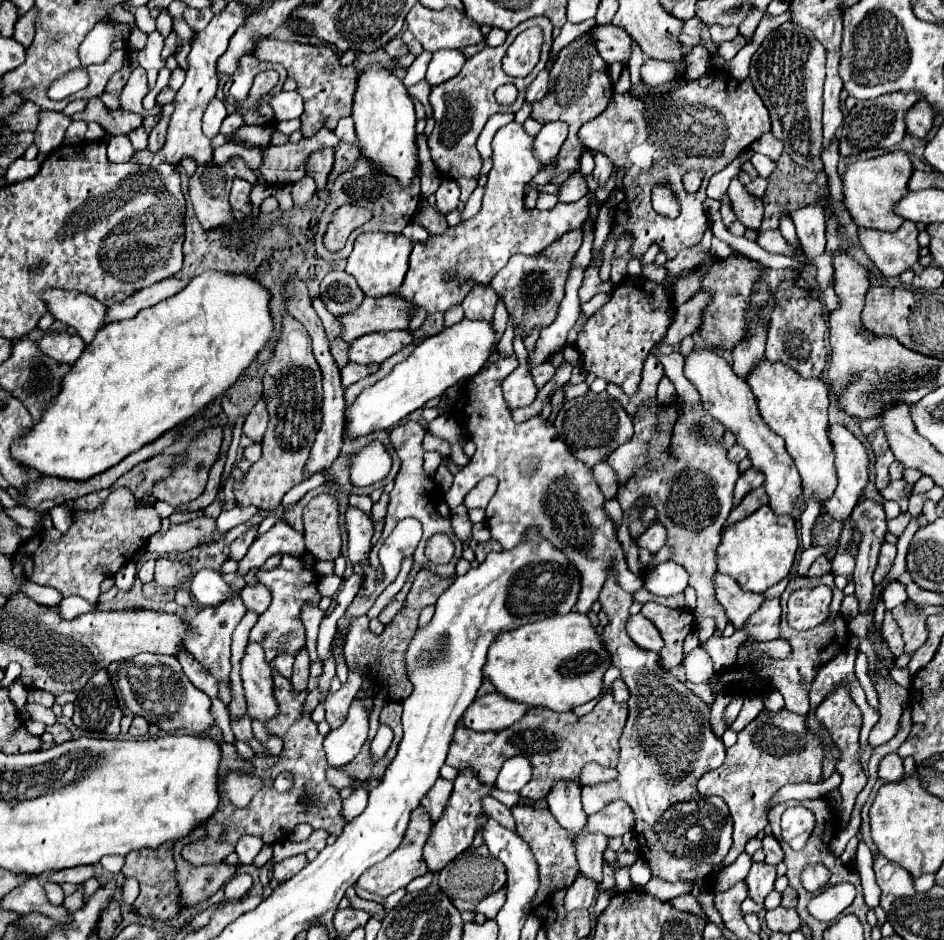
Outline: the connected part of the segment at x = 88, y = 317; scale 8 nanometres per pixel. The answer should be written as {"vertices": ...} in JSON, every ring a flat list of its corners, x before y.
{"vertices":[[46,288,42,300,48,306,48,312,62,324,74,326,86,344,90,344,104,326,106,306,84,292]]}

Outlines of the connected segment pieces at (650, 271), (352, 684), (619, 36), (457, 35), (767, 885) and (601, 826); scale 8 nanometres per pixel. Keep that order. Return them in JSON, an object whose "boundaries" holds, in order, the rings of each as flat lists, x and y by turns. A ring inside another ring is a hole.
{"boundaries":[[[648,264,642,268,642,276,654,282,664,282,668,278,668,272,664,266,656,266,656,264]],[[350,672,348,682,342,684,342,688,334,694,328,694,324,700,324,708,326,708,326,722,332,728,338,728,348,714,348,708,356,696,356,692,362,686,362,676,358,672]],[[592,26,590,30,590,38,598,50,598,54,606,60,606,64,610,62,620,62,626,56,630,56,630,36,618,28,618,26]],[[416,4,408,16,408,30,416,40,422,42,424,50,438,52,444,48,462,48,468,44,478,44,484,40,480,24,464,16,452,6,436,12,428,10,422,4]],[[754,862,748,876,744,878,748,896,756,902,762,904,764,898,774,890,774,880,777,878,775,866,768,866,766,862]],[[614,800,604,806,602,814,592,814,588,818,588,830,602,832,606,836,624,836,634,830,632,808,624,800]]]}

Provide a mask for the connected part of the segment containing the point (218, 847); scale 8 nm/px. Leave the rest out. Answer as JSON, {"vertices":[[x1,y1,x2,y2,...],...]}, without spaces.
{"vertices":[[276,670,272,672,272,678,274,678,278,714,266,722,266,730,284,740,284,754,254,756,250,762,240,760,240,766,234,766,234,768,254,770,256,774,264,774,268,778,272,778,272,774,280,774,282,770,288,770,294,778,294,784,288,792,276,792,272,788,264,788,264,790,260,790,260,794,256,794,256,798,252,798,252,802,246,808,236,808,222,794,218,810,214,812,214,816,210,816,210,820,204,822,204,828,208,832,206,838,186,844,182,848,184,860,188,860,192,864,212,864,212,860,224,860,228,854,234,852,236,842,244,834,258,836,266,844,274,844,274,842,282,840,282,834,290,834,294,830,294,826,300,822,306,822,312,828,326,828,330,834,336,834,336,836,340,836,340,832,344,828,344,820,340,816,338,790,332,788,324,778,324,772,328,768,324,748,322,748,324,738,318,734,316,724,308,716,306,718,298,716,298,720,290,726,290,692,292,692,290,680,280,676]]}

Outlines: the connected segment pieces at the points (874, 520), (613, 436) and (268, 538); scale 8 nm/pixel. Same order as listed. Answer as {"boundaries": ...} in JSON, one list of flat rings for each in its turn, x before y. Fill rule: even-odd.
{"boundaries":[[[864,500,860,502,852,518,856,522,856,530,862,532,862,542,860,542,860,552,856,556,856,568,854,568,854,582,856,582,856,596,860,600,860,612,866,612,866,608,872,602,872,572,876,568,878,552,884,542,884,536,888,532,886,526,886,514,880,502,874,500]],[[586,392,584,396,566,402,564,408,558,412,554,426,562,440,568,444,568,448,574,452,574,456,588,466,604,462,610,456,610,452,614,452,620,444,632,438,632,416,626,414,618,400,594,392]],[[276,522,266,534,258,536,248,554,238,562,238,574,246,576,248,570,264,564,272,554,304,554,304,536,296,532,288,522]]]}

